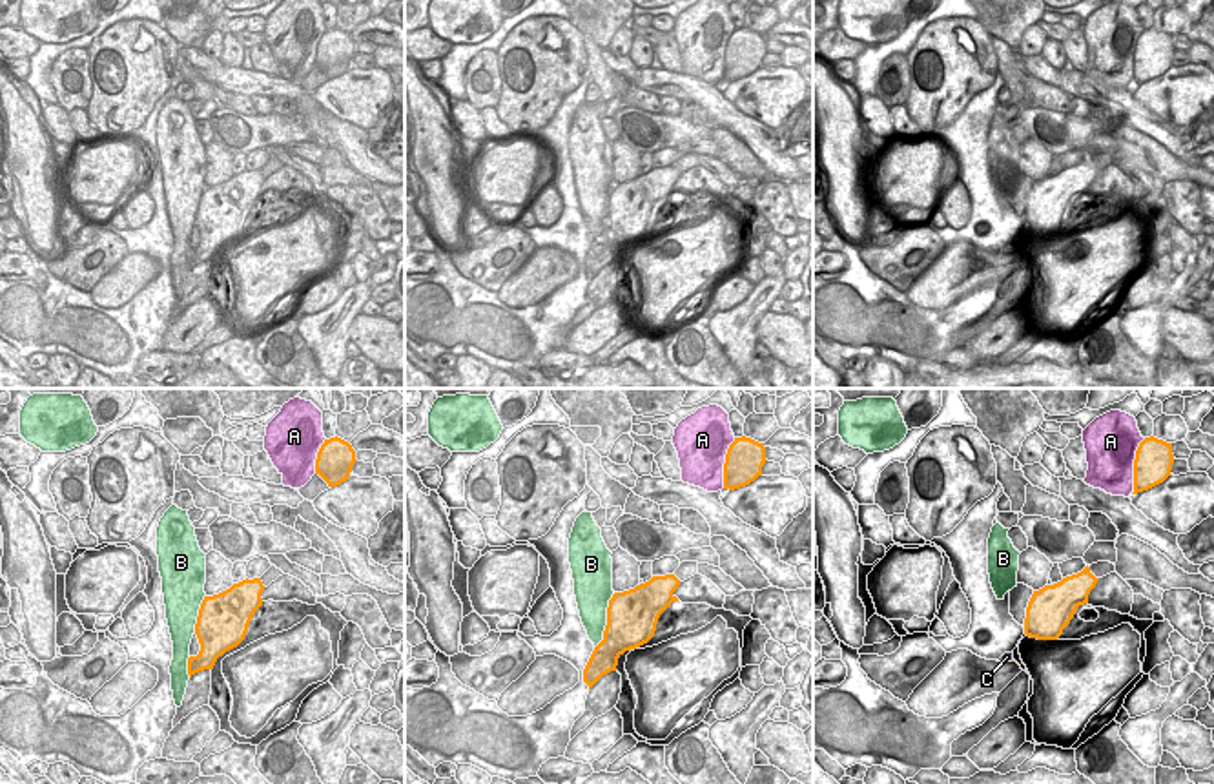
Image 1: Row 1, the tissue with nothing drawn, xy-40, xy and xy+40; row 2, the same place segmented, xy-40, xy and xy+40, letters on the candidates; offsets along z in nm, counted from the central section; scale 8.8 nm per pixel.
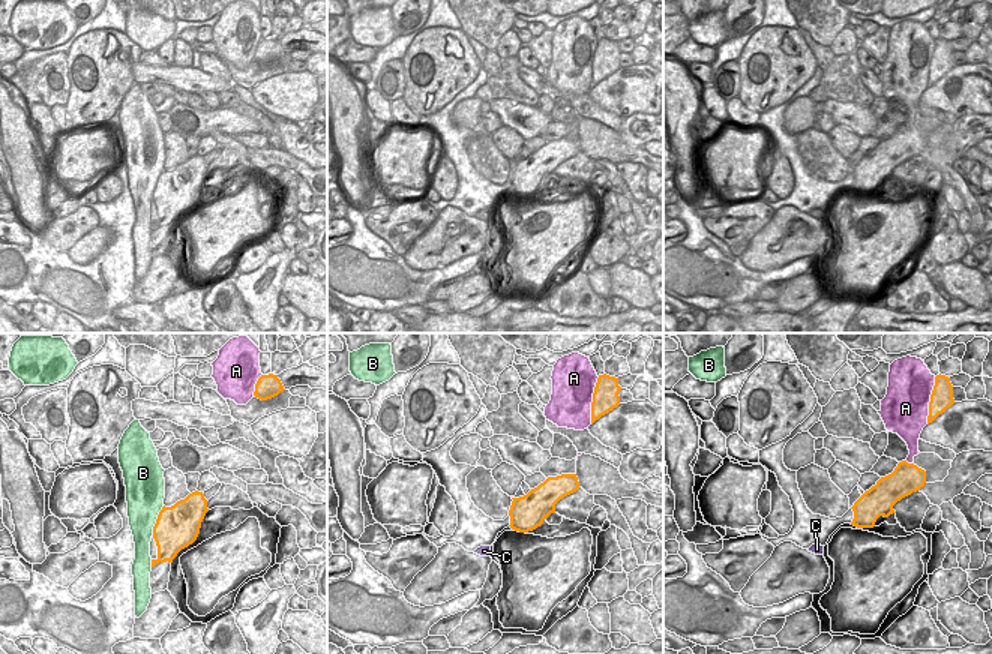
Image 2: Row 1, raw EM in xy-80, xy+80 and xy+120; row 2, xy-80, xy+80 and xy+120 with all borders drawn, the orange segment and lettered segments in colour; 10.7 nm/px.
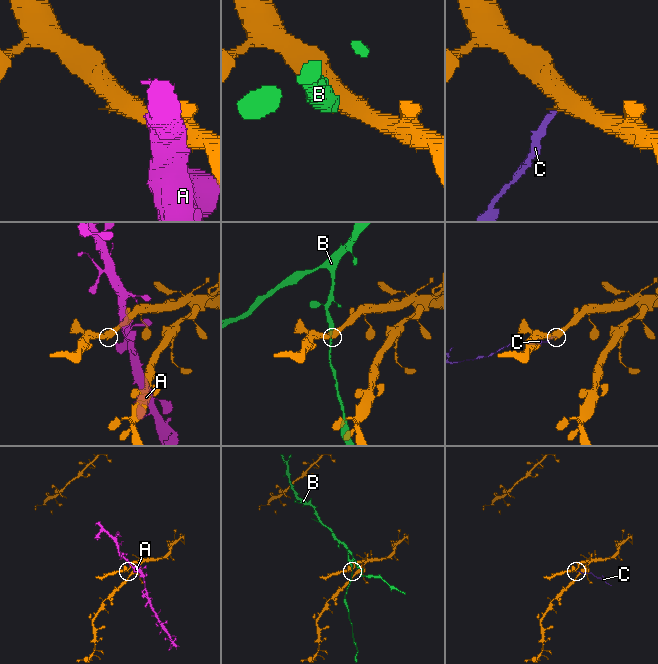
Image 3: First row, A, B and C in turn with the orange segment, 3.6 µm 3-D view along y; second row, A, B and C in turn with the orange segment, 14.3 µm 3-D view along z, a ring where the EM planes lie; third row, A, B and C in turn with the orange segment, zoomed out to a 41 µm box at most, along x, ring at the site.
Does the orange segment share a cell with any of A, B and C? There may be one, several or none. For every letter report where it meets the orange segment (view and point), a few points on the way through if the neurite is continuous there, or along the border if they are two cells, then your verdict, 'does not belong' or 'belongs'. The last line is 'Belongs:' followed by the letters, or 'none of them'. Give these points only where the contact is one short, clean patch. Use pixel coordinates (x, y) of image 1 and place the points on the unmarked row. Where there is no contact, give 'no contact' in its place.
A: meets orange in xy+40 at (1134, 57); does not belong
B: meets orange in xy at (607, 212); does not belong
C: no contact; does not belong
Belongs: none of them

